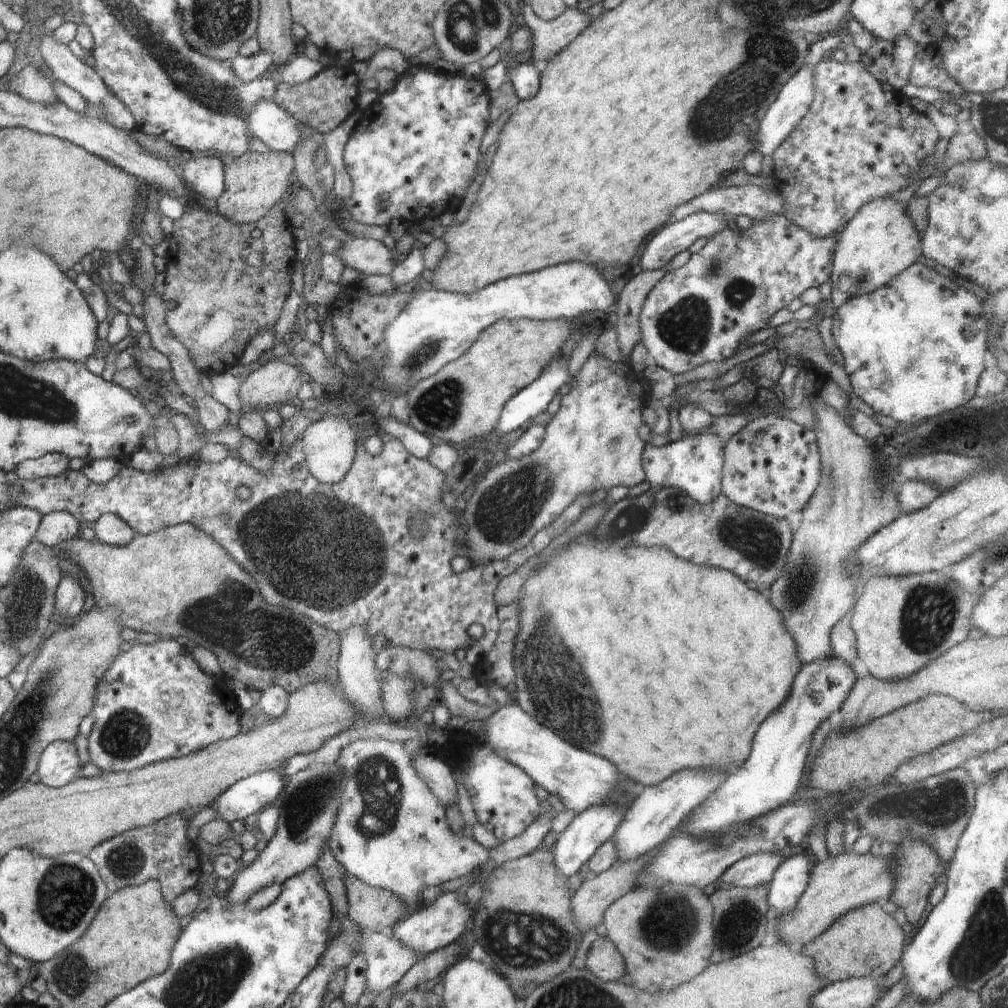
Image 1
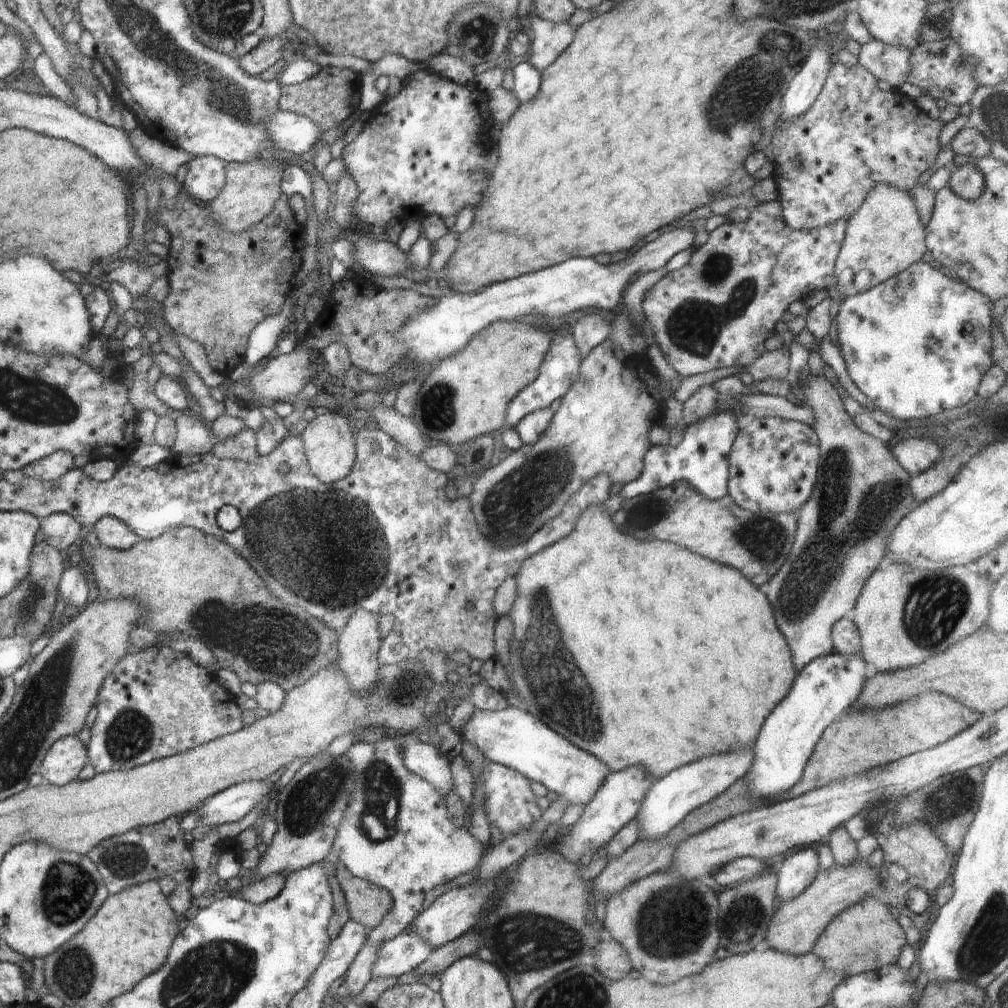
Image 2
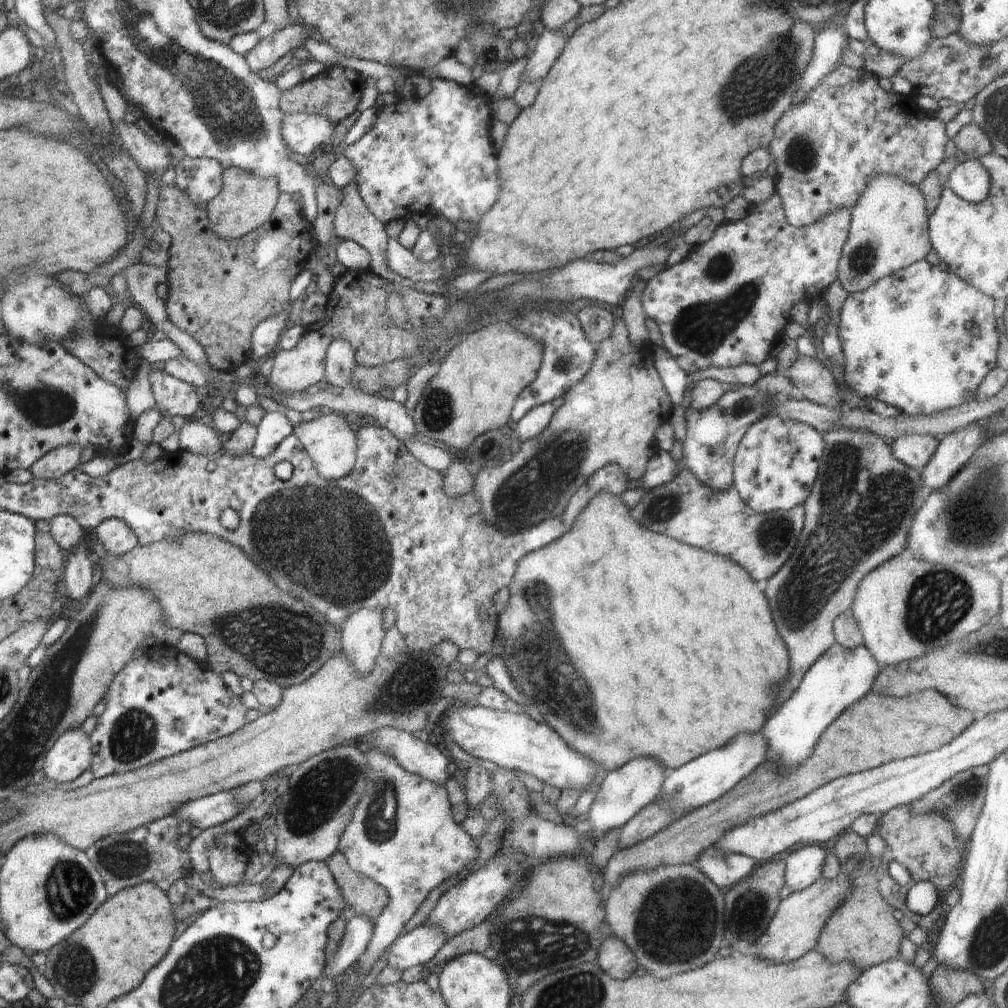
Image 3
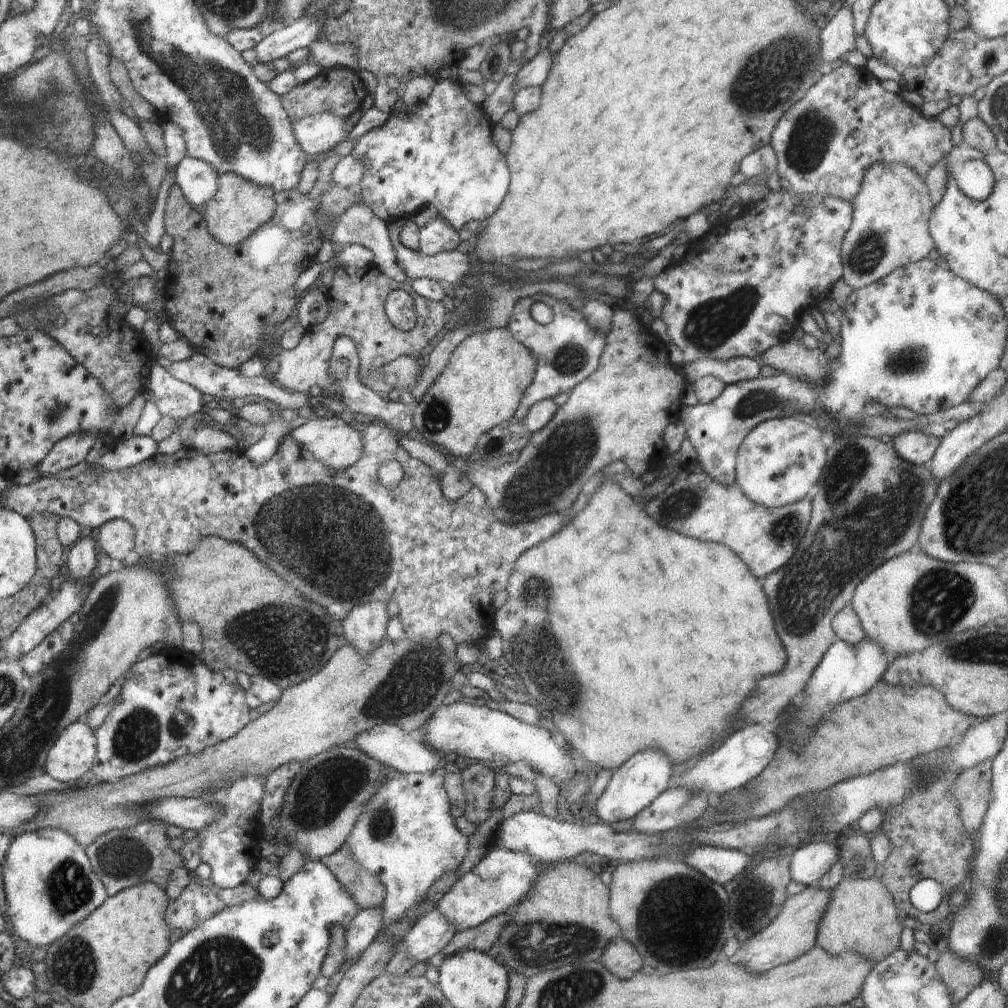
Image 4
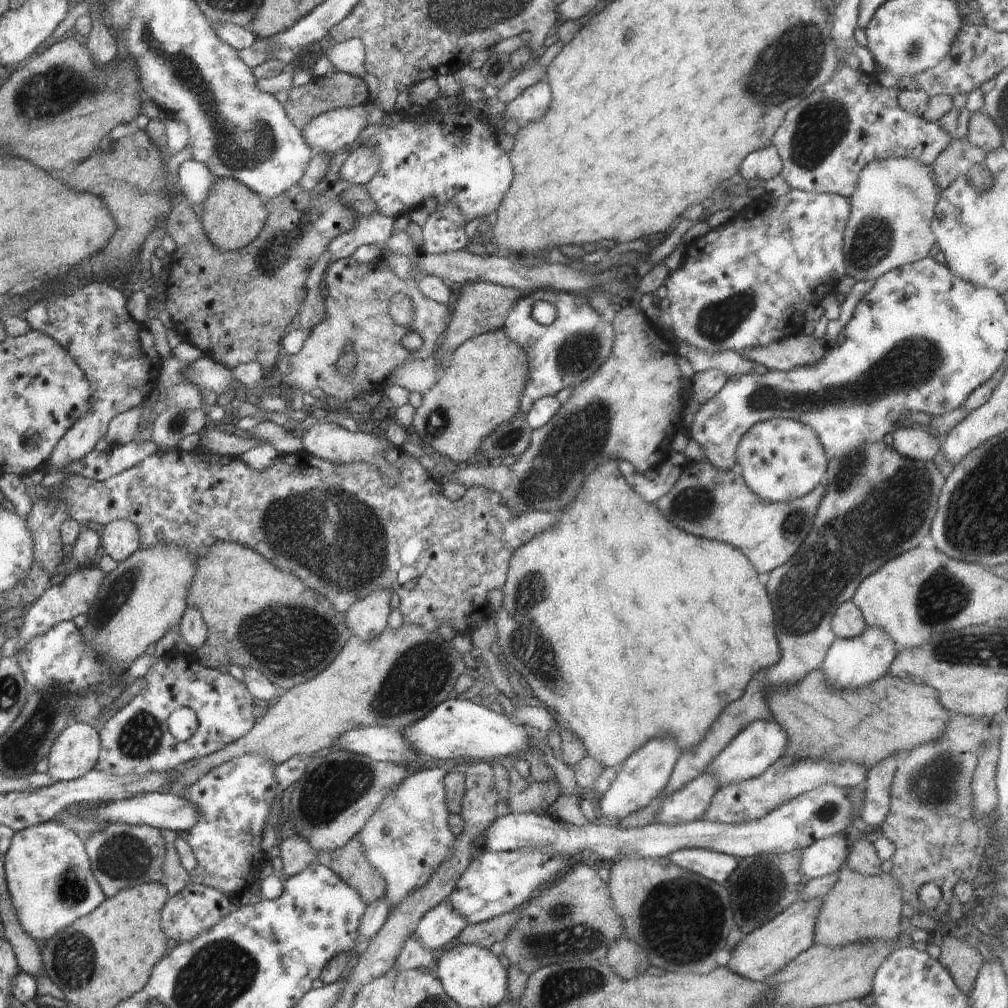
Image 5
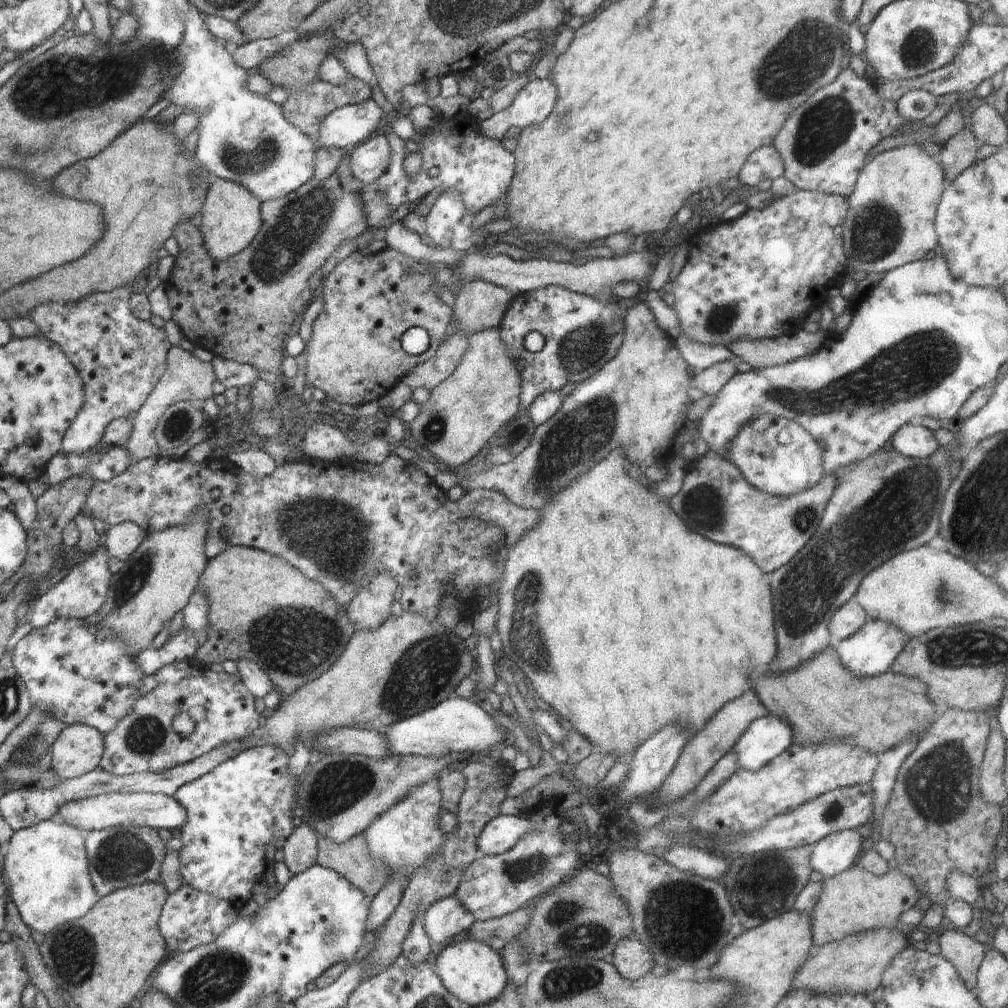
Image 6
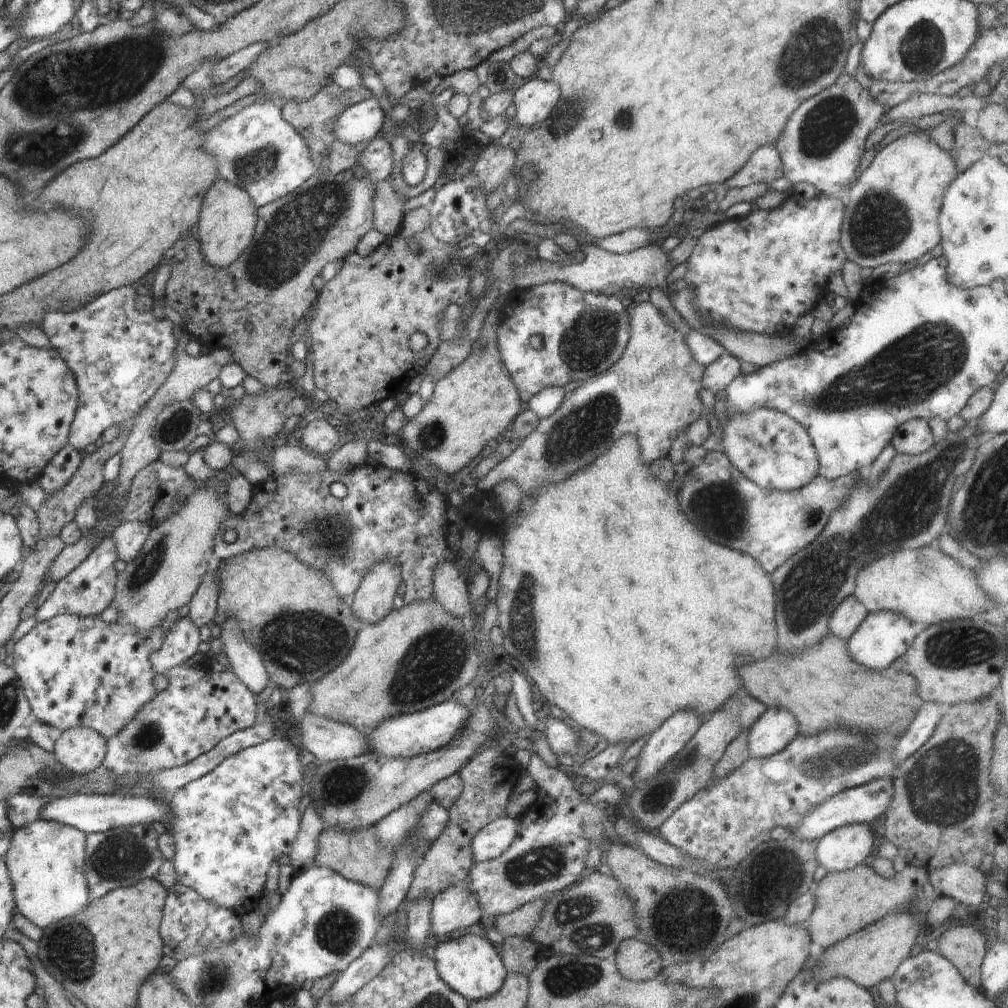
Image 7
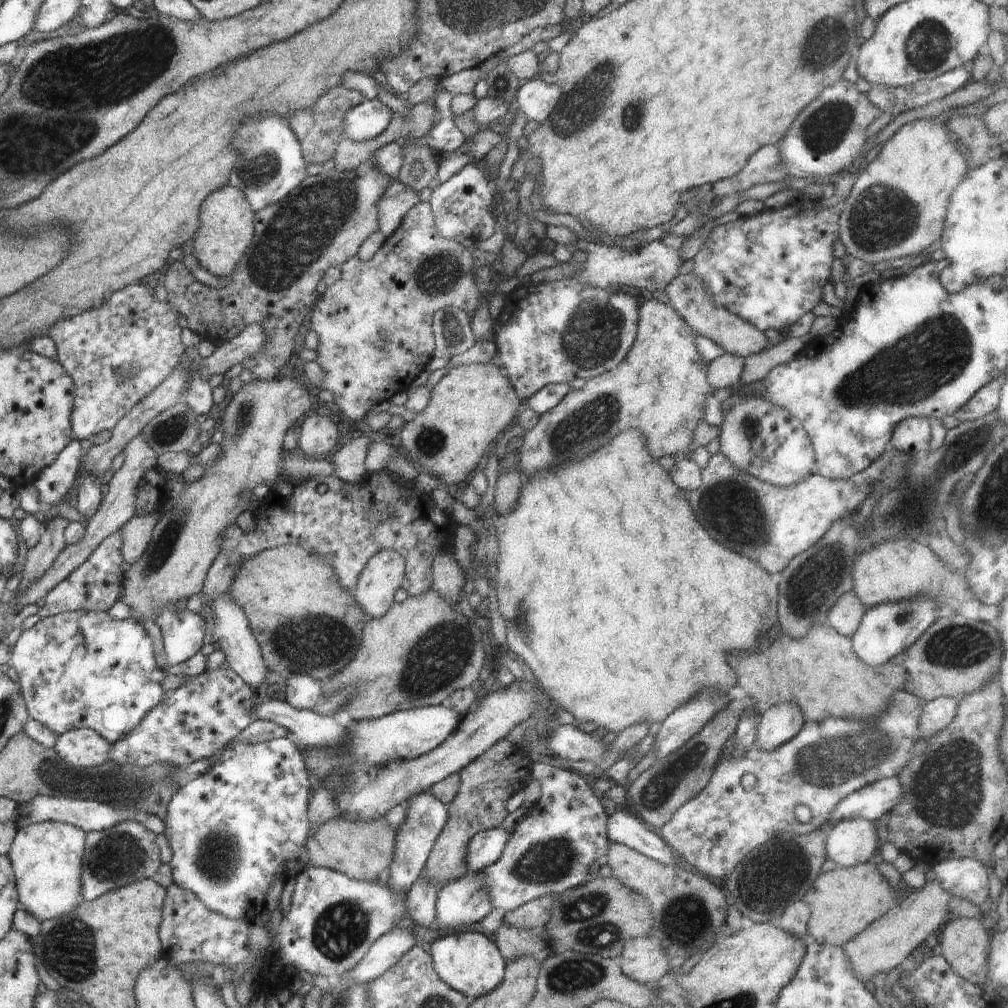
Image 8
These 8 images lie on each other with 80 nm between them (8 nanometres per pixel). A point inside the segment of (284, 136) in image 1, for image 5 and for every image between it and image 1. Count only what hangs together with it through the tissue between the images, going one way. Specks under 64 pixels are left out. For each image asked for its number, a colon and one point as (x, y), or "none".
2: (299, 135)
3: (305, 133)
4: (320, 132)
5: (335, 130)

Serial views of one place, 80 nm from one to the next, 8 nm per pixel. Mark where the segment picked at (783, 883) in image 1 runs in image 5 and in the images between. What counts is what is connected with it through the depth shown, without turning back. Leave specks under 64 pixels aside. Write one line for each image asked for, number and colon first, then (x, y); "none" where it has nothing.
2: (795, 873)
3: (804, 866)
4: (809, 863)
5: (824, 857)

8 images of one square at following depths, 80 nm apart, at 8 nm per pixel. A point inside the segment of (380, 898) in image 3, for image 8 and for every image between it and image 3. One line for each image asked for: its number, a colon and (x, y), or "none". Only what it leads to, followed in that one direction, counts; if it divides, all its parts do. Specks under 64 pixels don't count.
4: (366, 889)
5: (349, 862)
6: (352, 859)
7: (358, 855)
8: (362, 849)

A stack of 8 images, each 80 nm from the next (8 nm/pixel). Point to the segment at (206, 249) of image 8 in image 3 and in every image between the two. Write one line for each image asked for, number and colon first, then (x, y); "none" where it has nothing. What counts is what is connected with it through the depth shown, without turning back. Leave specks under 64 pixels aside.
3: (246, 201)
4: (238, 207)
5: (233, 216)
6: (230, 217)
7: (228, 216)

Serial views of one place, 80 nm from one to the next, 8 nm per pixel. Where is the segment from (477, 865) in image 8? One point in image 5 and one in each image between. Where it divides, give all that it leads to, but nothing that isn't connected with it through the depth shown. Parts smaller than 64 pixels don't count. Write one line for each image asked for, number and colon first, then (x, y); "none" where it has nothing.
5: (826, 810)
6: (501, 833)
7: (490, 842)

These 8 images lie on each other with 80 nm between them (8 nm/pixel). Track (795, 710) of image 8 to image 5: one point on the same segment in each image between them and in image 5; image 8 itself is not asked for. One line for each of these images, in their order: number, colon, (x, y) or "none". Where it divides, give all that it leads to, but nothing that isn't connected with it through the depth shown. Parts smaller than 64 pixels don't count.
5: (754, 749)
6: (768, 736)
7: (777, 727)

